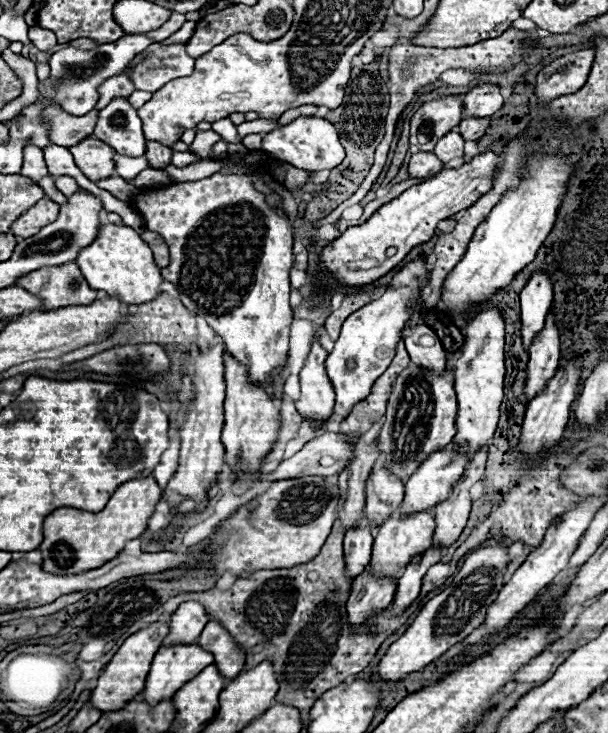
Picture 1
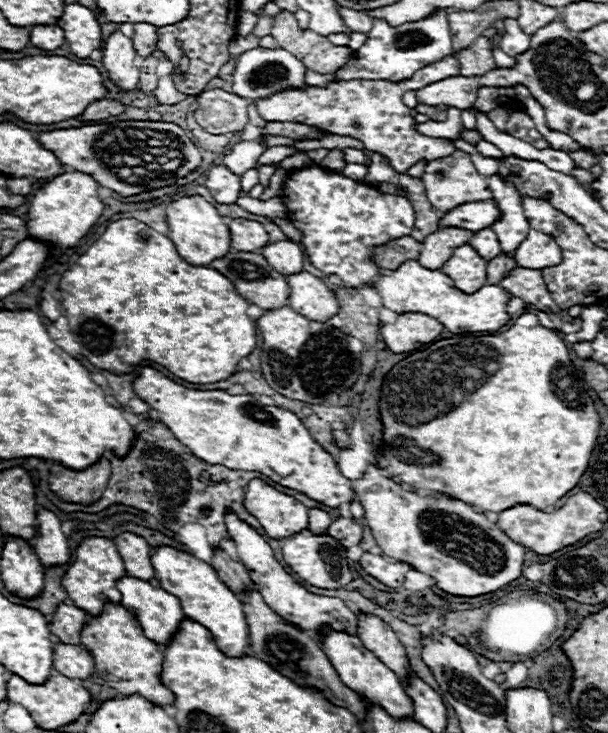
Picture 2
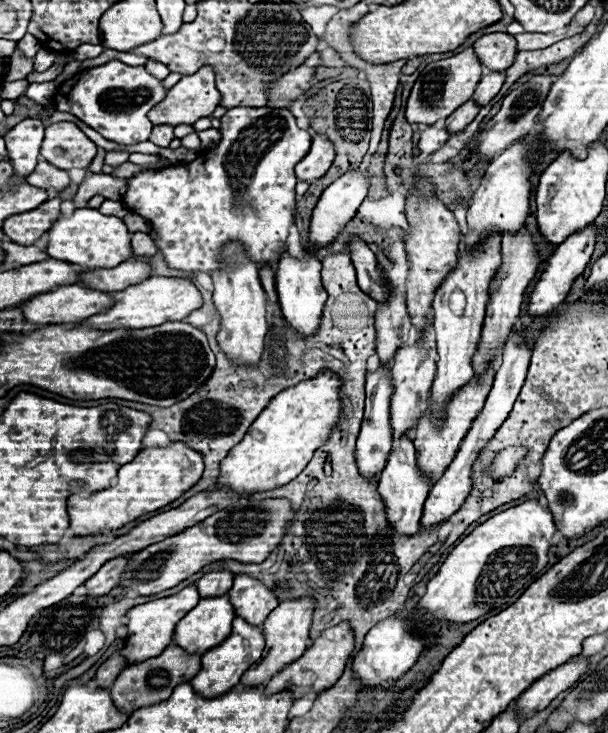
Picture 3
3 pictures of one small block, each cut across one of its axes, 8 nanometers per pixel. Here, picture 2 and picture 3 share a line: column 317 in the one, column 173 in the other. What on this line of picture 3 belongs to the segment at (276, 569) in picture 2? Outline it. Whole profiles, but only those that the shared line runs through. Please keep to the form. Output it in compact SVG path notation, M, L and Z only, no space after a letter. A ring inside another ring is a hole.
M192 584L192 586L186 586L184 590L180 590L178 594L134 606L128 612L128 636L126 636L126 644L122 648L128 664L134 664L136 660L148 660L148 656L158 656L168 646L168 642L172 642L172 634L174 634L174 628L176 628L180 616L184 616L184 612L188 612L188 608L194 608L196 600L200 600L200 594L198 594L196 586Z

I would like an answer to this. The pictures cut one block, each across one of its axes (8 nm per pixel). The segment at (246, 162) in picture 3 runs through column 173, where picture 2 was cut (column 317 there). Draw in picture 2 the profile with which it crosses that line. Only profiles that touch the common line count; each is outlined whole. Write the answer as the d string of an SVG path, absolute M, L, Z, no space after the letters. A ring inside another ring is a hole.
M320 166L294 170L286 178L282 190L282 202L290 208L288 220L304 234L300 244L306 258L318 270L336 274L348 288L376 282L380 272L370 260L372 248L392 238L408 236L414 228L414 210L406 198L380 194L364 182L356 182Z

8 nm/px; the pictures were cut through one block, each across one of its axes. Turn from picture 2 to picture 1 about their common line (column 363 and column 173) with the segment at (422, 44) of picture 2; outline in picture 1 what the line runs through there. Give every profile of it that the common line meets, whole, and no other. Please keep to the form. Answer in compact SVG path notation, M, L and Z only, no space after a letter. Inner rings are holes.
M156 42L146 52L148 56L138 66L126 70L128 78L138 90L156 92L168 80L190 76L194 70L194 58L186 54L184 44L160 46Z

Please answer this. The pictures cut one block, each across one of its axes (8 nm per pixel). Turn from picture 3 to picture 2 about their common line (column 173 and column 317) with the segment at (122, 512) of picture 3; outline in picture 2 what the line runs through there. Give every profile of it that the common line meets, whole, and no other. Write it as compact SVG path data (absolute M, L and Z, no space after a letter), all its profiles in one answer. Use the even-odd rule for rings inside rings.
M150 366L138 372L134 392L158 412L158 418L184 446L208 464L222 464L234 470L256 470L272 482L306 494L330 508L338 508L356 498L350 480L338 472L334 458L322 450L300 418L290 410L262 406L252 402L250 394L234 396L224 390L190 390Z

